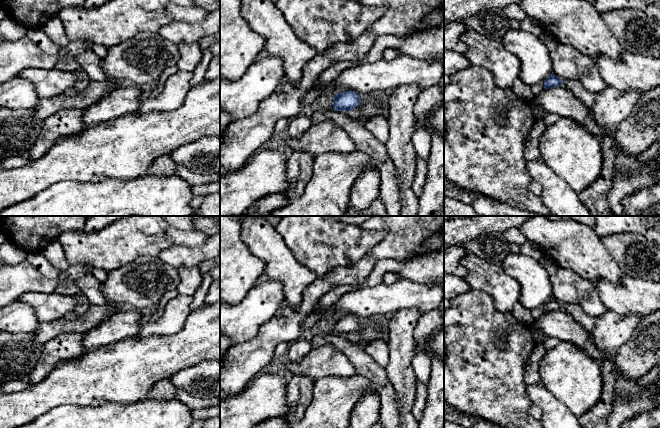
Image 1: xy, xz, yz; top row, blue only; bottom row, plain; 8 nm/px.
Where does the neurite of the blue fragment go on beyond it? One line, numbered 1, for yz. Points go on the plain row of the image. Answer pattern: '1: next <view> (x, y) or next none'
1: next none

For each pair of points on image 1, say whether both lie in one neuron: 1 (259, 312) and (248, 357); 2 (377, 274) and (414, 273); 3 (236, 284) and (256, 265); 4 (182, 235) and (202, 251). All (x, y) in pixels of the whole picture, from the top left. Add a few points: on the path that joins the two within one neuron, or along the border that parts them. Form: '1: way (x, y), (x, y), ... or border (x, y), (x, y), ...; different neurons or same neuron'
1: border (269, 320), (260, 327), (253, 337), (232, 346); different neurons
2: way (386, 267), (405, 269); same neuron
3: way (241, 280), (251, 270); same neuron
4: border (208, 236), (207, 240), (198, 246), (172, 246); different neurons

